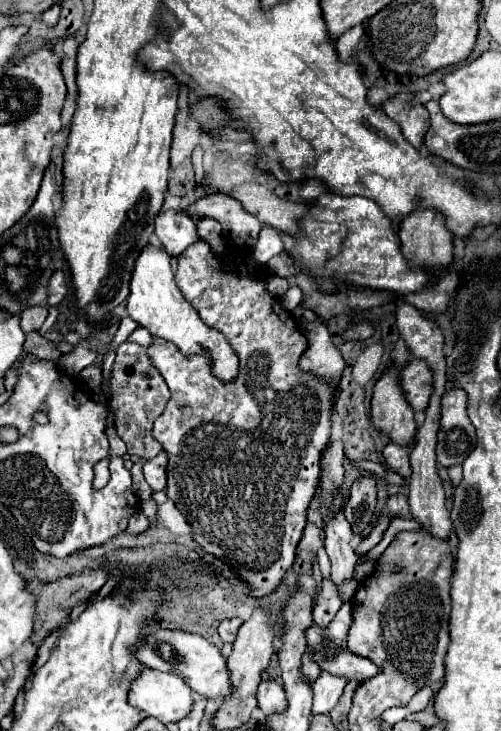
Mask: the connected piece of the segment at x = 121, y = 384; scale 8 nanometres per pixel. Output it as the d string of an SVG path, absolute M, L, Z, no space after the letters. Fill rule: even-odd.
M122 342L116 350L116 362L110 374L108 404L112 406L114 416L116 416L114 420L116 432L126 442L130 456L152 458L162 450L162 446L152 438L150 430L152 430L152 422L164 412L168 398L170 398L170 390L164 378L160 378L160 374L148 362L146 348L132 342Z

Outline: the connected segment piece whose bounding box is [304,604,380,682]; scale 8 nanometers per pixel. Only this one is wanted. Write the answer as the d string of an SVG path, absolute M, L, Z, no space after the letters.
M342 604L342 608L338 610L338 614L334 616L334 620L322 628L318 626L316 622L312 622L312 626L304 632L306 636L306 646L308 650L312 652L312 660L320 666L322 672L330 672L334 676L342 676L346 680L356 680L356 682L362 682L364 678L372 678L376 676L380 670L374 662L370 662L368 658L360 658L356 654L352 654L348 648L346 648L346 634L350 630L350 624L352 624L352 606L350 604Z

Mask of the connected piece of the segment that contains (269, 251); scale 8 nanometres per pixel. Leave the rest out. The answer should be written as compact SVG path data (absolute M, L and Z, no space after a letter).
M266 226L266 228L260 230L260 238L252 248L252 258L254 258L256 264L266 266L268 260L272 256L280 254L282 250L284 250L284 244L282 244L280 232L276 228L272 228L272 226Z

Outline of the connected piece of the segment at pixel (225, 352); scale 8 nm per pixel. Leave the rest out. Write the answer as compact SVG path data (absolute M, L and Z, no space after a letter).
M152 244L144 246L132 270L126 308L134 322L150 330L150 334L174 342L184 354L208 354L212 358L212 372L220 376L224 382L236 376L238 358L234 350L228 346L226 338L218 330L208 328L200 320L196 308L186 300L182 290L176 286L174 272L170 266L170 254L166 252L166 248L152 246Z

